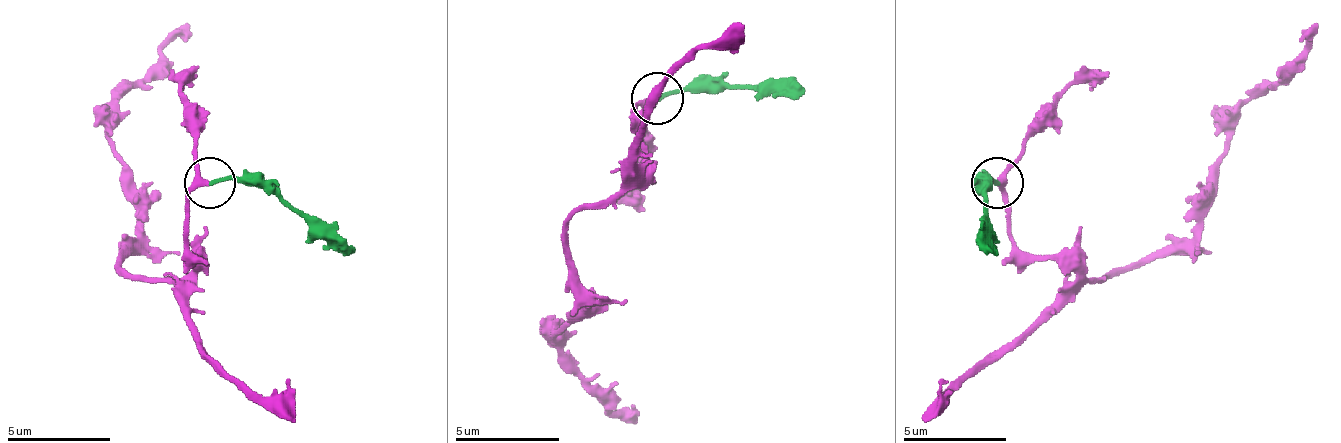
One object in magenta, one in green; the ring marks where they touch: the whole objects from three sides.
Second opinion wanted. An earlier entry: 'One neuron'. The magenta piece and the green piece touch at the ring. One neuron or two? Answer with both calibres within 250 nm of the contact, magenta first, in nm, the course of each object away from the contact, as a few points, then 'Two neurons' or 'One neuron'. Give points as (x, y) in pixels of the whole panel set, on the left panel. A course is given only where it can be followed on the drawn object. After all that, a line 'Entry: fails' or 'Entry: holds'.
Thickness 280 nm (magenta) against 180 nm. Course of magenta: (208, 184), (187, 194), (198, 261), (182, 277), (120, 266), (141, 204), (105, 112), (187, 24). Course of green: (208, 184), (265, 179), (353, 251). One neuron
Entry: holds

